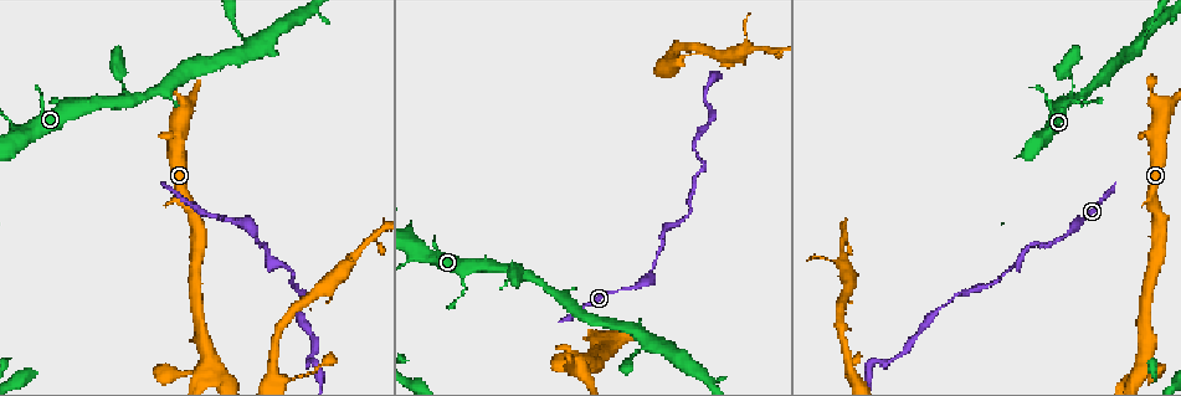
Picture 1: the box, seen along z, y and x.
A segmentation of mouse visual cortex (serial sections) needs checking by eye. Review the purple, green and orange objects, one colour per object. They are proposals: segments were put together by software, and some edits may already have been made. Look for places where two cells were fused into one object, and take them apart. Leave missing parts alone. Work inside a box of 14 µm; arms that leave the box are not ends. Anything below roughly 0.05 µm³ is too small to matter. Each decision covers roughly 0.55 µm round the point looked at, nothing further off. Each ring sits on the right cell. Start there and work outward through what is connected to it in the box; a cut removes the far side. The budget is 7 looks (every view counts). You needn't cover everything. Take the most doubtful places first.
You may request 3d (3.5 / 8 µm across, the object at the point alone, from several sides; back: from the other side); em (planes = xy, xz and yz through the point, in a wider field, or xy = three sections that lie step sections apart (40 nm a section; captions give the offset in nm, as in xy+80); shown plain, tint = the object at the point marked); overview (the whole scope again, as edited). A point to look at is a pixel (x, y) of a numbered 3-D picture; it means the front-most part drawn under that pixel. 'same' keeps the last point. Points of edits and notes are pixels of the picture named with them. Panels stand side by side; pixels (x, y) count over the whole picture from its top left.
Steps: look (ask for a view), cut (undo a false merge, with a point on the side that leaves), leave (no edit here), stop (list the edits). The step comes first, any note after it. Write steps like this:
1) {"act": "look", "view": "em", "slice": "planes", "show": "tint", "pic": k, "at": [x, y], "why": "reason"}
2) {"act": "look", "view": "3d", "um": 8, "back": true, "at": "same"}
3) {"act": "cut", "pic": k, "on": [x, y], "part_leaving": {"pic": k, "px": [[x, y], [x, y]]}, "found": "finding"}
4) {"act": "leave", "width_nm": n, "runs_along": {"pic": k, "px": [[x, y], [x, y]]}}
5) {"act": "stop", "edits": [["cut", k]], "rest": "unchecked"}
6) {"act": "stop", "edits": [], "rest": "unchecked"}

{"act": "look", "view": "em", "slice": "xy", "step": 5, "show": "tint", "pic": 1, "at": [1071, 103], "why": "thin neck"}

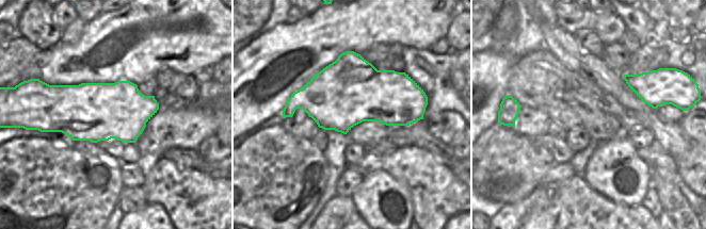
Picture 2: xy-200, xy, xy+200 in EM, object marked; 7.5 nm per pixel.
{"act": "look", "view": "3d", "um": 3.5, "at": "same", "why": "see where the arms go"}

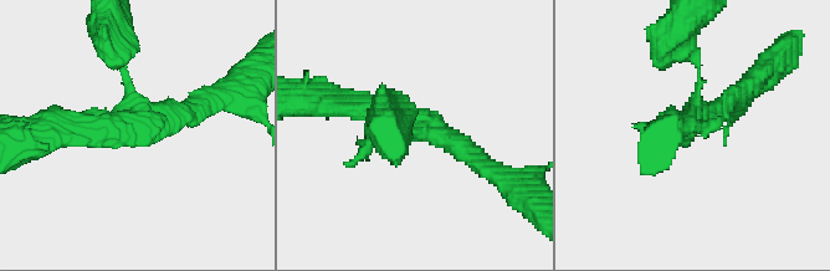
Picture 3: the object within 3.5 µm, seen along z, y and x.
{"act": "leave", "runs_along": {"pic": 3, "px": [[329, 102], [425, 124], [478, 159]]}, "found": "one cell here"}

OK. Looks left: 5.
{"act": "look", "view": "3d", "um": 8, "pic": 1, "at": [650, 342]}

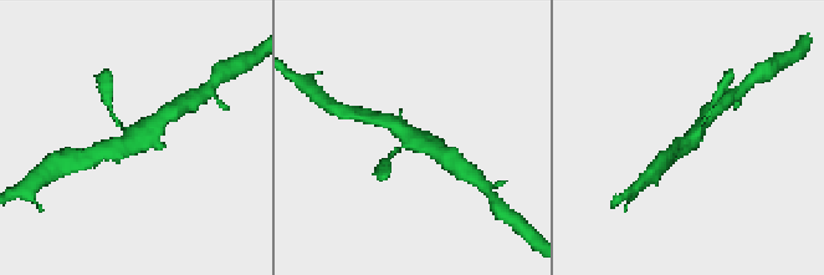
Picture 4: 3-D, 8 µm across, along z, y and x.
{"act": "look", "view": "3d", "um": 3.5, "back": true, "pic": 4, "at": [410, 136]}

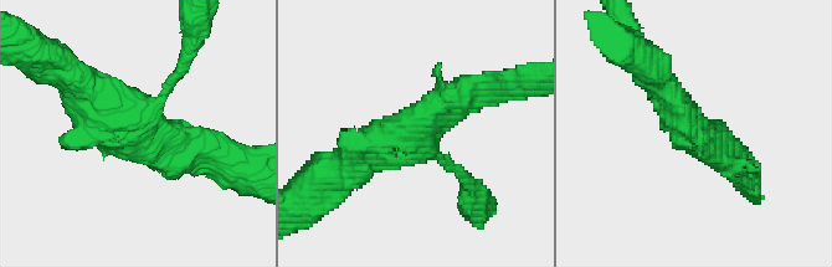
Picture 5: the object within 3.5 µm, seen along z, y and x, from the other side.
{"act": "leave", "runs_along": {"pic": 5, "px": [[476, 92], [353, 168]]}, "found": "one cell here"}

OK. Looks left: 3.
{"act": "look", "view": "3d", "um": 3.5, "pic": 1, "at": [202, 373], "why": "thin arm on a thick one"}

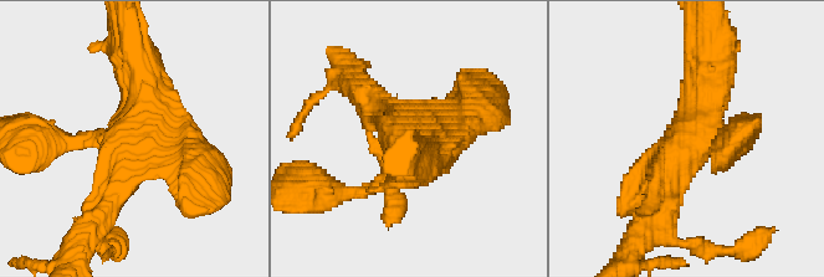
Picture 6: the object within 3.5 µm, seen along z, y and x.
{"act": "look", "view": "em", "slice": "planes", "show": "tint", "pic": 6, "at": [709, 133], "arms": 4, "arm_widths_nm": [200, 400, 400, 450]}

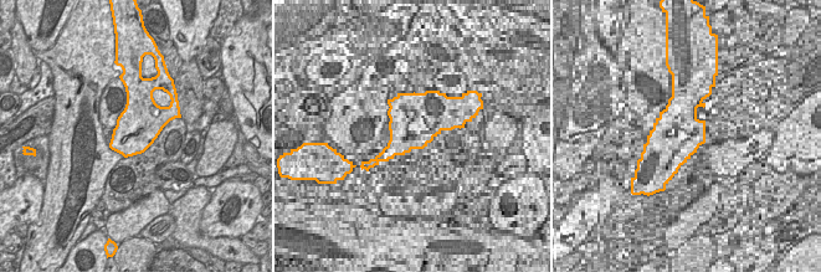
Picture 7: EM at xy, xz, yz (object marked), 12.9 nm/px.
{"act": "leave", "runs_along": {"pic": 6, "px": [[124, 46], [141, 122], [75, 142]]}, "found": "continuous, no second cell"}

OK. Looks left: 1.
{"act": "stop", "edits": [], "rest": "unchecked"}

